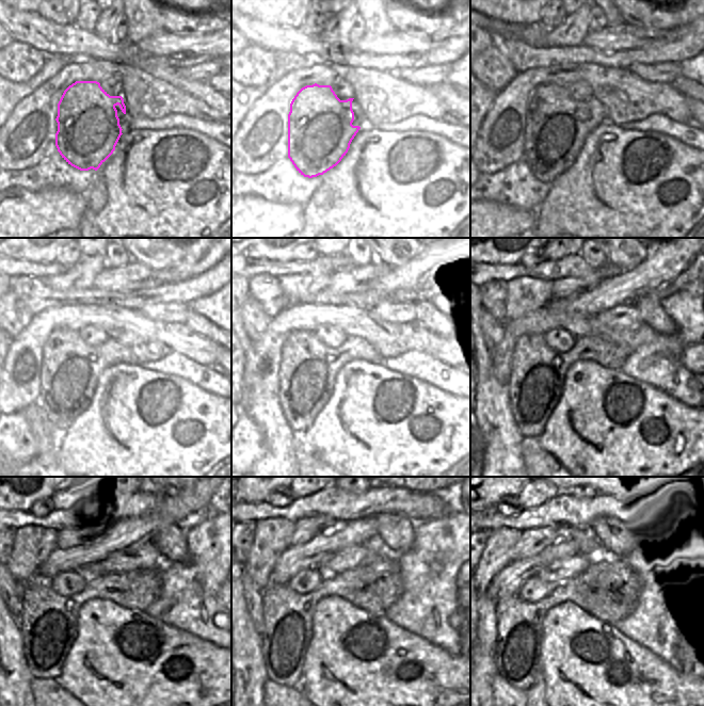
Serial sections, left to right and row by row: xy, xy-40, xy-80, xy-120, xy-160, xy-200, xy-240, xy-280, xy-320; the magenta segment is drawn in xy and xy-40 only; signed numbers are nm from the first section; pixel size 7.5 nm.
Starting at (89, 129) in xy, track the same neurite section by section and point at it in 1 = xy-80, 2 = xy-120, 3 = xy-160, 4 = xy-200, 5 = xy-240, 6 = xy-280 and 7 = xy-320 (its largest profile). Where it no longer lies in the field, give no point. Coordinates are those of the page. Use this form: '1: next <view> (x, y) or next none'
1: next xy-80 (556, 128)
2: next xy-120 (70, 369)
3: next xy-160 (307, 371)
4: next xy-200 (538, 373)
5: next xy-240 (51, 630)
6: next xy-280 (289, 614)
7: next xy-320 (525, 621)

